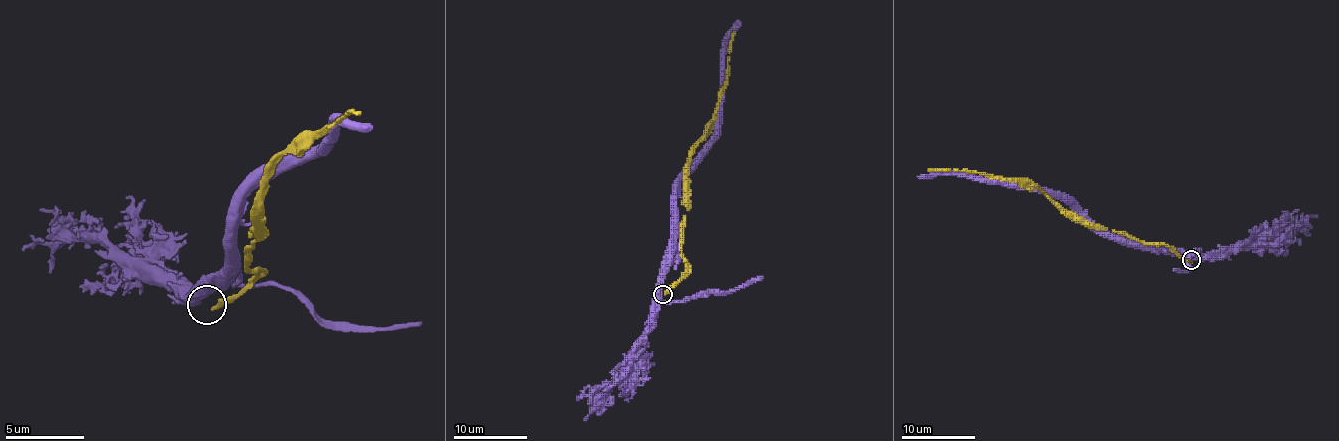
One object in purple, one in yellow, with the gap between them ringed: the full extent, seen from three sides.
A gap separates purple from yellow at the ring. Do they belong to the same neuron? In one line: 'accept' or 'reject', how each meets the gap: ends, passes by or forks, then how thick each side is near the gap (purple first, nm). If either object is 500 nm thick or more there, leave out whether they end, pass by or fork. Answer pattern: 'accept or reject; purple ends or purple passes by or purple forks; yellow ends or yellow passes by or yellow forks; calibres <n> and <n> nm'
reject; calibres 600 and 240 nm

